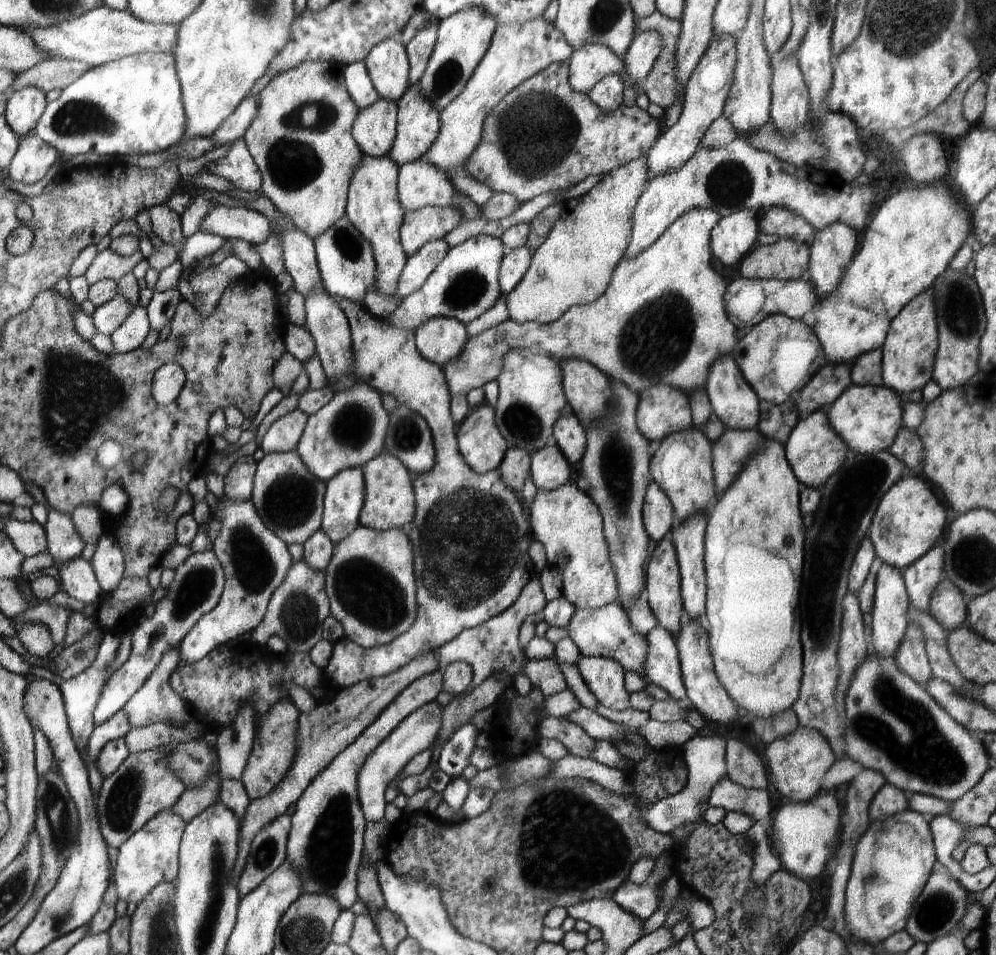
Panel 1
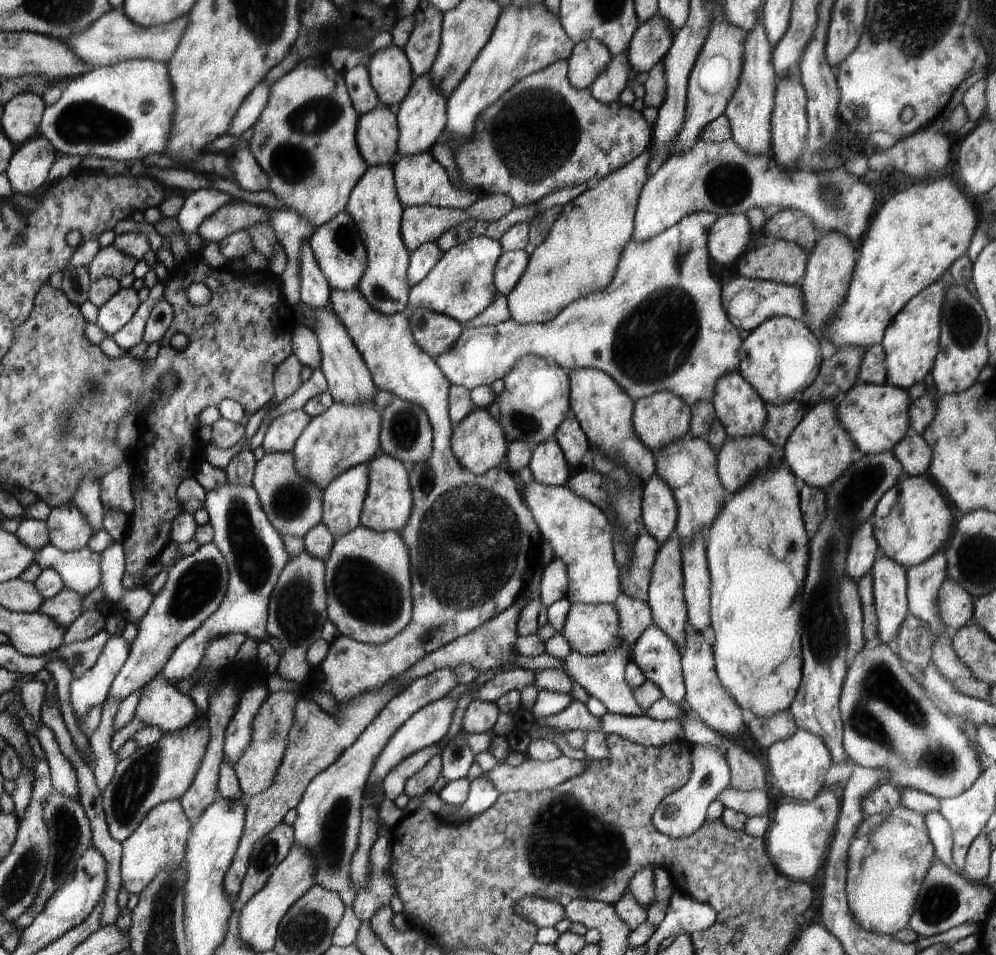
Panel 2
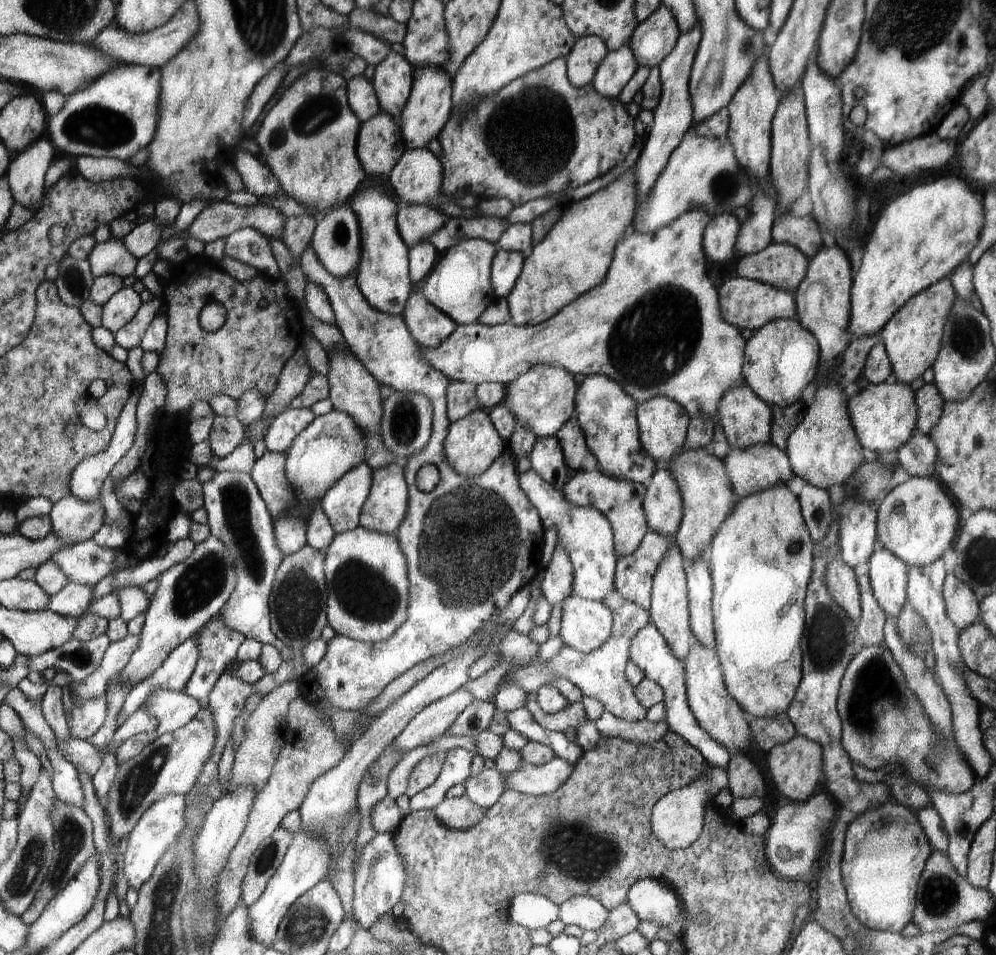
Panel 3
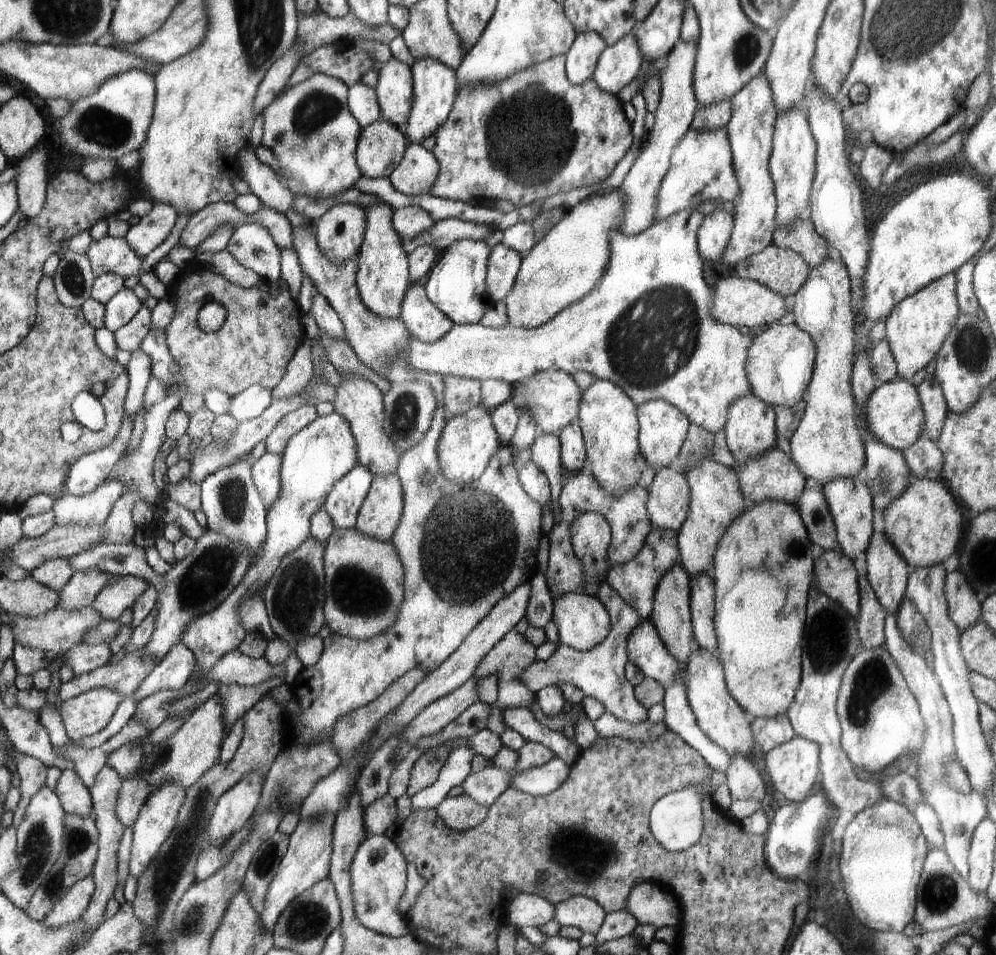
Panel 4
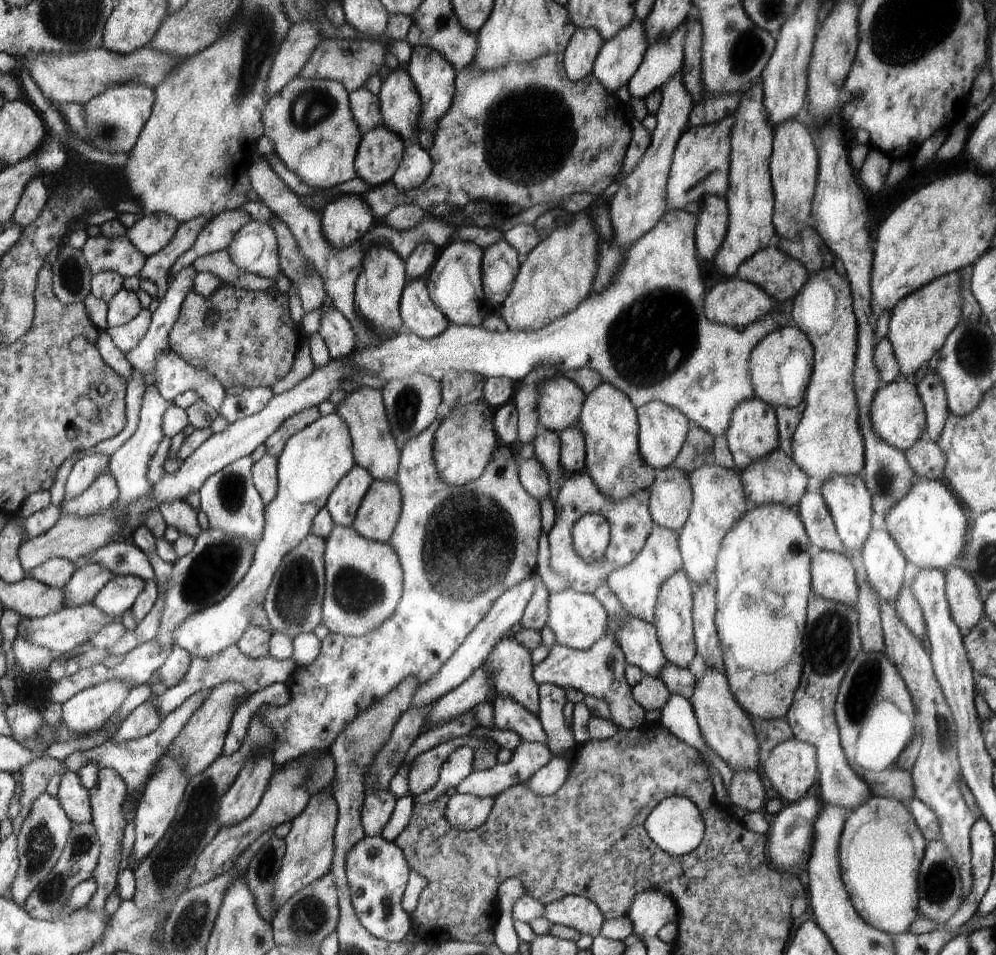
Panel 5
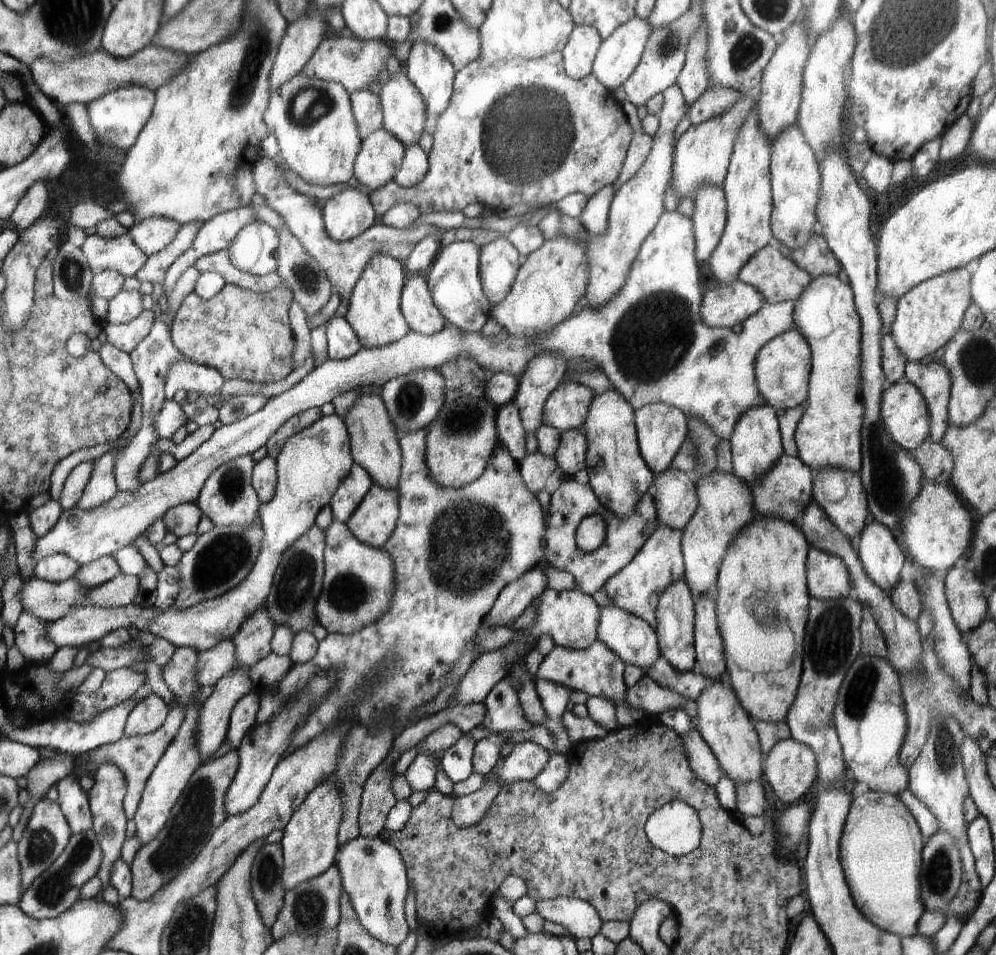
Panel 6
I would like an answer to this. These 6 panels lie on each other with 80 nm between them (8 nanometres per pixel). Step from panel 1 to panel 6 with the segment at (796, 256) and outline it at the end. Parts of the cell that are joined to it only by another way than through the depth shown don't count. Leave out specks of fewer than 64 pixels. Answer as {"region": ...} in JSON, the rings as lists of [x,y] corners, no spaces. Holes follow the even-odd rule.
{"region":[[[776,242],[767,244],[758,250],[756,254],[741,268],[738,280],[752,285],[758,292],[762,293],[766,303],[781,303],[785,300],[795,301],[802,291],[809,285],[811,276],[801,268],[798,268],[792,260],[778,250]]]}

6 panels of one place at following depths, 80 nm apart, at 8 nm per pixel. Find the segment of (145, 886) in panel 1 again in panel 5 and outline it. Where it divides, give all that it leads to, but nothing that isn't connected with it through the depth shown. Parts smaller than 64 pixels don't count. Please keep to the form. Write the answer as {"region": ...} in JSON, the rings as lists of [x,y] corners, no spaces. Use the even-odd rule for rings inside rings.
{"region":[[[166,759],[163,765],[147,780],[137,805],[133,818],[135,826],[135,841],[132,848],[133,868],[135,868],[148,857],[157,842],[164,838],[176,816],[178,805],[182,802],[184,791],[188,789],[188,778],[181,767],[178,759]]]}

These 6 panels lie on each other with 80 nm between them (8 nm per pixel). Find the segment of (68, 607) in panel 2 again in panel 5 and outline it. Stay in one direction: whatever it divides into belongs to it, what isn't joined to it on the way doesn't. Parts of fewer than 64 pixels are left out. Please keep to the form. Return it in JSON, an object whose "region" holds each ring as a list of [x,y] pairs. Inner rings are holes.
{"region":[[[98,561],[78,567],[73,578],[65,586],[69,594],[68,606],[92,603],[97,592],[114,576],[114,571]]]}

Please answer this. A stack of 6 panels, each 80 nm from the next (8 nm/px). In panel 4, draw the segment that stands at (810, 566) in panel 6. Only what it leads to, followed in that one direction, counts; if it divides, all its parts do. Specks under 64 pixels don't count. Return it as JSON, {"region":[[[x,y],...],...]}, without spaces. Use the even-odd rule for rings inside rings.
{"region":[[[825,550],[815,561],[813,575],[819,590],[843,606],[856,619],[860,610],[860,591],[853,561],[840,550]]]}

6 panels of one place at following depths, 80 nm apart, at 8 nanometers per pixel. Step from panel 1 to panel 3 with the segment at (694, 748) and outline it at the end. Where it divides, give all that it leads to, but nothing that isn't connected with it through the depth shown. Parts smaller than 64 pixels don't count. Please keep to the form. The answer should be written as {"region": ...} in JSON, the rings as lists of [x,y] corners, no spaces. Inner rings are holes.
{"region":[[[711,766],[702,778],[694,780],[681,789],[666,793],[653,808],[652,827],[654,834],[670,849],[689,847],[704,830],[706,805],[714,801],[717,792],[727,786],[726,770]]]}

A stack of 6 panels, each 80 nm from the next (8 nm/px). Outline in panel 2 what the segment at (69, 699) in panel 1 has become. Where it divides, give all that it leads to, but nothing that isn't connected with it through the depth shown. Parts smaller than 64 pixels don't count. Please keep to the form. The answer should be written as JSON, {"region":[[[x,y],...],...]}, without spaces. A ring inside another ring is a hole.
{"region":[[[109,635],[94,666],[70,682],[70,706],[78,724],[90,708],[102,706],[106,701],[110,684],[128,659],[130,648],[131,644],[122,635]]]}

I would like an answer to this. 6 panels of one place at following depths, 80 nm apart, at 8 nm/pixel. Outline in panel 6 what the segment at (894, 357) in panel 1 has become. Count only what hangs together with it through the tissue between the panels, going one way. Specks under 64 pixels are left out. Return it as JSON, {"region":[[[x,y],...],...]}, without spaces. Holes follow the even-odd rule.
{"region":[[[962,267],[921,282],[897,300],[890,334],[906,363],[934,354],[959,331],[966,308],[972,303],[970,280],[968,270]]]}

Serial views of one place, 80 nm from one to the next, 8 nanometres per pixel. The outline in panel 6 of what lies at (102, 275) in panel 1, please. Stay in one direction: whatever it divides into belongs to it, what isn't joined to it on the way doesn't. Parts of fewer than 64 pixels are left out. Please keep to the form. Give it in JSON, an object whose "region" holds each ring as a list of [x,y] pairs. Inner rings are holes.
{"region":[[[128,233],[111,239],[88,235],[80,247],[94,275],[112,269],[126,277],[134,277],[149,260]]]}

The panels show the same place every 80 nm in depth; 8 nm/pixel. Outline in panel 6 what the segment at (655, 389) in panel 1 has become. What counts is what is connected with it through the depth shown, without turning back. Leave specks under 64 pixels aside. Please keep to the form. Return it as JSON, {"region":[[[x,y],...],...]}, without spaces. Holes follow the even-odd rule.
{"region":[[[657,401],[636,410],[636,425],[642,458],[654,470],[654,474],[664,473],[670,469],[674,457],[680,452],[690,433],[688,416],[678,407]]]}

